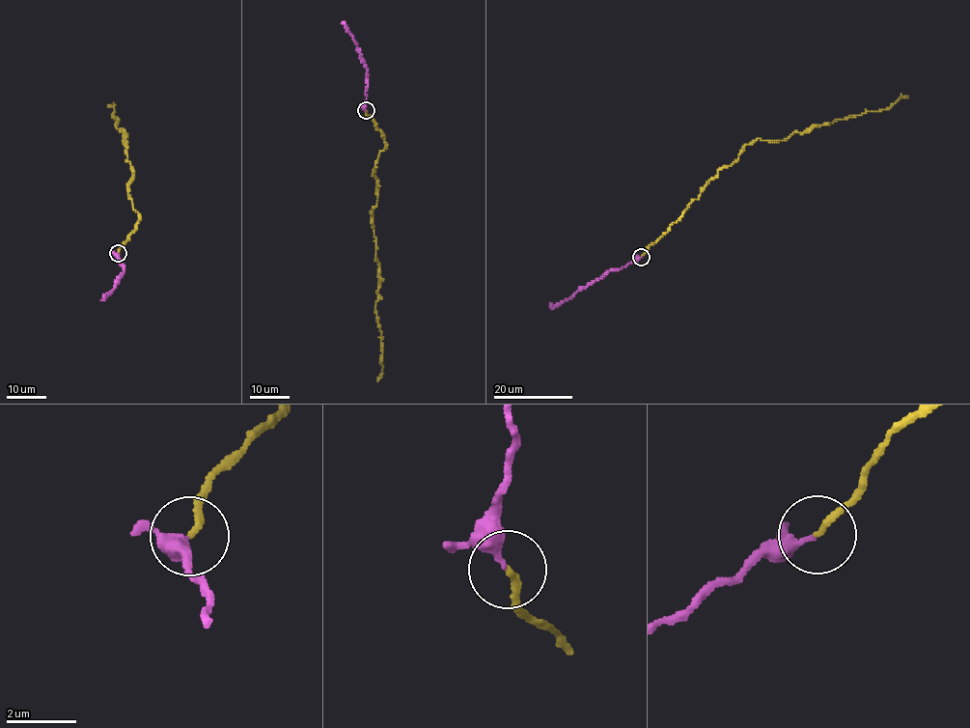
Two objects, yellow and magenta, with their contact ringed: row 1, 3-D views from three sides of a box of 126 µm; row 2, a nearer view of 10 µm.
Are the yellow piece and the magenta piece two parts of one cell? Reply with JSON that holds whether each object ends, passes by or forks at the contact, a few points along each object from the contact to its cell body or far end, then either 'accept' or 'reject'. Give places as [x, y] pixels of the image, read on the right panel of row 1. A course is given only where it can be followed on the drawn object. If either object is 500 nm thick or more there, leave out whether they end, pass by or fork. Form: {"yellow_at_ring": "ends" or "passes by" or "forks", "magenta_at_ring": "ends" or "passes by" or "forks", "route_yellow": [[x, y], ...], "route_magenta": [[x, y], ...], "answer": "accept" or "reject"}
{"yellow_at_ring": "ends", "magenta_at_ring": "passes by", "route_yellow": [[641, 258], [746, 145], [758, 139], [783, 141], [816, 126], [889, 109], [907, 97]], "route_magenta": [[641, 258], [619, 269], [608, 270], [550, 310]], "answer": "accept"}

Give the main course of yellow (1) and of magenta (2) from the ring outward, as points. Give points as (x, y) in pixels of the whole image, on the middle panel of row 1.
1: (365, 110), (386, 145), (373, 173), (380, 278), (374, 308), (382, 334), (377, 380)
2: (365, 110), (368, 70), (357, 45), (341, 22)

